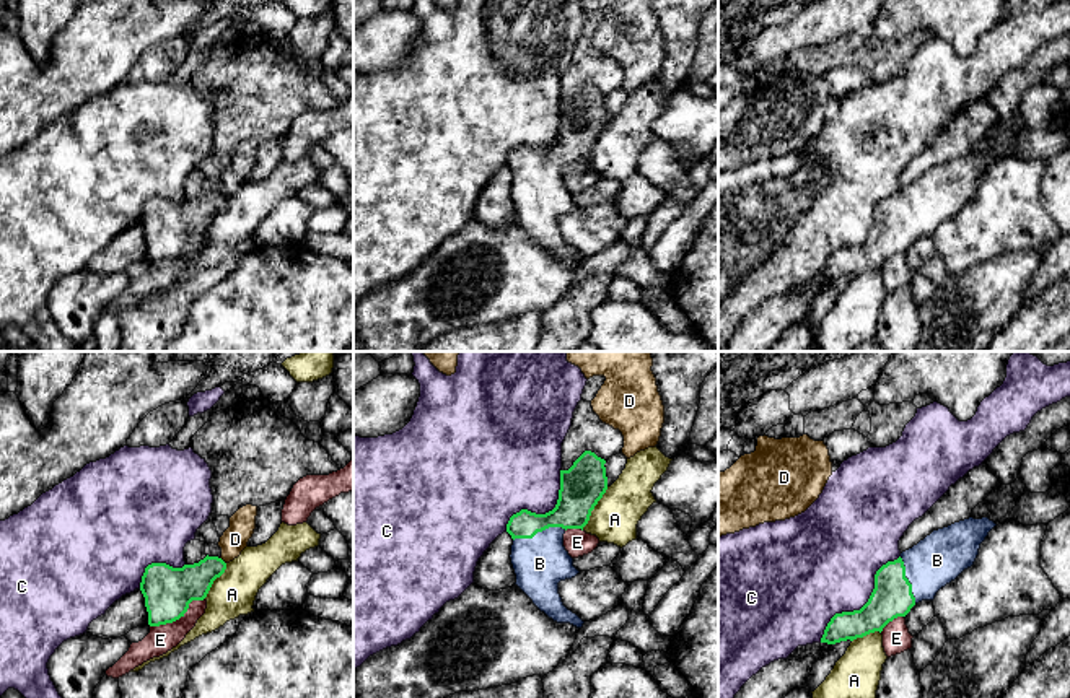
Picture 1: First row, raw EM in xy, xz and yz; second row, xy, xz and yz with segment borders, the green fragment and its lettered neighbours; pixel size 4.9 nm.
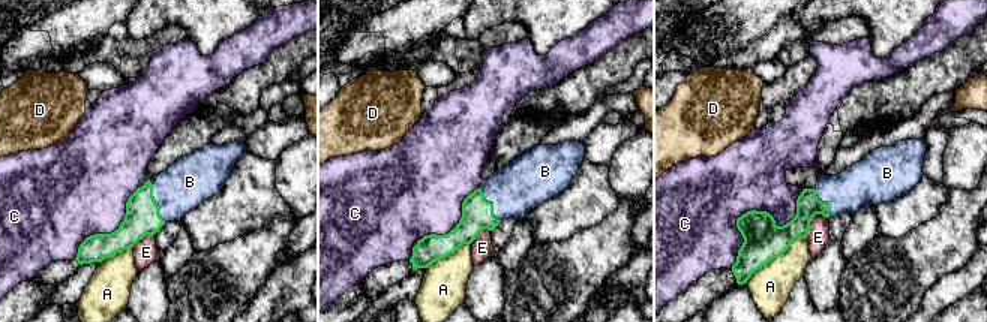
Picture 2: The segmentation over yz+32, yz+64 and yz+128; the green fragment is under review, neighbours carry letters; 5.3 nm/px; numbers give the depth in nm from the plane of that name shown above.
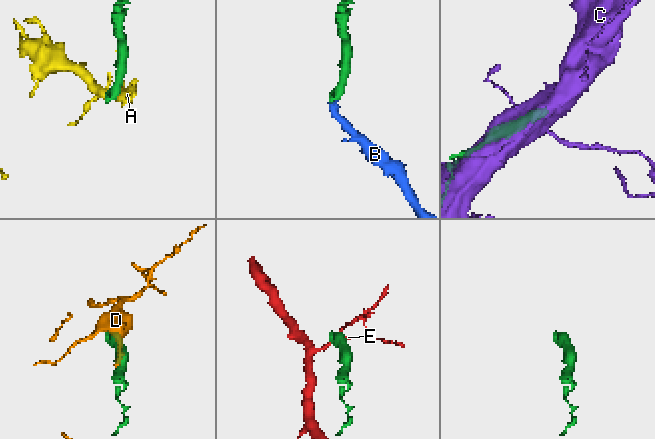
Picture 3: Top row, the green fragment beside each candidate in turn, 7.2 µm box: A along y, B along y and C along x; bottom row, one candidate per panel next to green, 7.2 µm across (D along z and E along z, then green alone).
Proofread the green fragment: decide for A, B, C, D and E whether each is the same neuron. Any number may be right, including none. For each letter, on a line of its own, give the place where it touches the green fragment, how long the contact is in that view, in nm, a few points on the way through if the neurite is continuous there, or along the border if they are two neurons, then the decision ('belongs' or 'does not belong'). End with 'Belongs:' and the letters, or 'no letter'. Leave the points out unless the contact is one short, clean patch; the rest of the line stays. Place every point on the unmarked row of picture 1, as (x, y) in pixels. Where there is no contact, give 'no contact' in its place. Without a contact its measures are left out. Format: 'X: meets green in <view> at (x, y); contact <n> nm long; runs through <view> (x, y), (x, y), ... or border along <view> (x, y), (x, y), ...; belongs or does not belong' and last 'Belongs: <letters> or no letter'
A: meets green in xz at (593, 143); contact 260 nm long; does not belong
B: meets green in xz at (539, 166); contact 280 nm long; runs through xz (577, 132), (539, 166), (539, 199); belongs
C: meets green in yz at (865, 239); contact 600 nm long; does not belong
D: meets green in xy at (222, 196); contact 50 nm long; does not belong
E: meets green in xy at (178, 254); contact 300 nm long; border along xy (204, 233), (194, 235), (178, 254), (150, 262); does not belong
Belongs: B

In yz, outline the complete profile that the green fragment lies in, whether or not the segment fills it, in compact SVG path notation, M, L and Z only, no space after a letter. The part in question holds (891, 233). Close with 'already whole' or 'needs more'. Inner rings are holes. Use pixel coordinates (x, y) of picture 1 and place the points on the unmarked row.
M969 153L933 166L897 195L883 200L875 210L868 238L860 246L835 249L821 278L835 280L881 268L915 239L933 236L941 223L974 200L980 179L995 161L989 153Z | needs more

